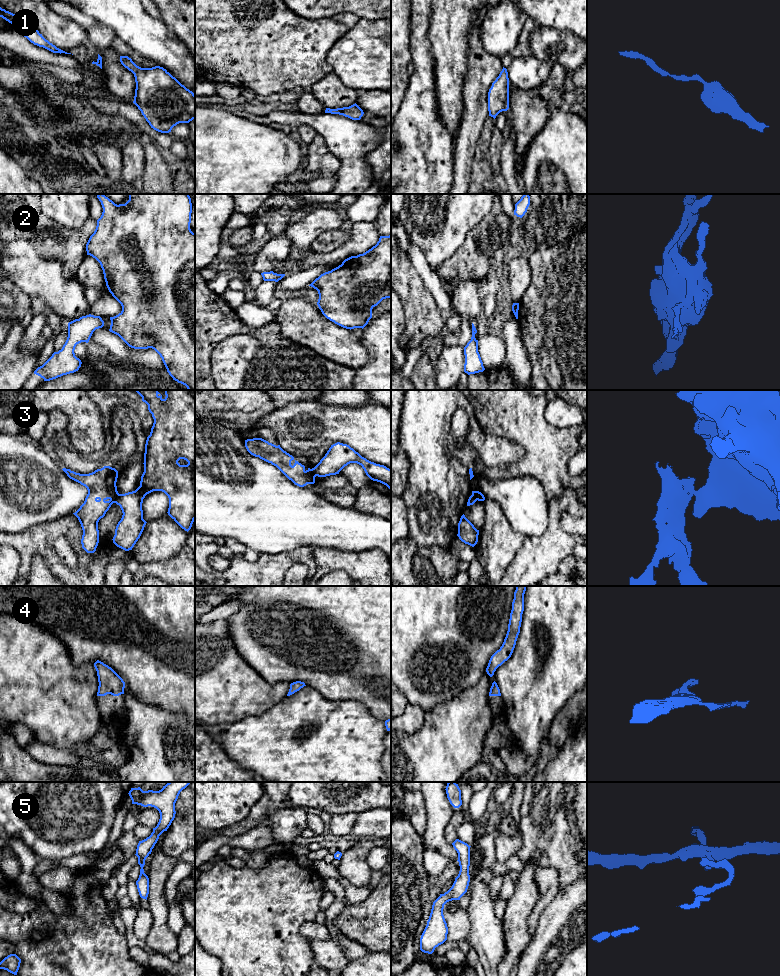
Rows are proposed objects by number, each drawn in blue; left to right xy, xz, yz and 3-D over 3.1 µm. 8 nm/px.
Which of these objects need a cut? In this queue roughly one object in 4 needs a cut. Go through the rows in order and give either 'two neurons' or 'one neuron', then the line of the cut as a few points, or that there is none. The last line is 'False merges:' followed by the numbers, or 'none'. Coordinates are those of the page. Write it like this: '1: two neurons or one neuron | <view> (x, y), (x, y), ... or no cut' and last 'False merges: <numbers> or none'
1: one neuron | no cut
2: one neuron | no cut
3: two neurons | xy (118, 493), (114, 502)
4: one neuron | no cut
5: one neuron | no cut
False merges: 3

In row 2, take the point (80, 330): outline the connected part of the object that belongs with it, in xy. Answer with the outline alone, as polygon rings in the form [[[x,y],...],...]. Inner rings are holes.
[[[86,315],[68,323],[68,337],[62,349],[54,352],[52,356],[34,374],[44,381],[50,381],[74,373],[81,367],[81,360],[75,356],[74,350],[81,342],[88,343],[93,332],[102,328],[104,321],[100,316]]]

